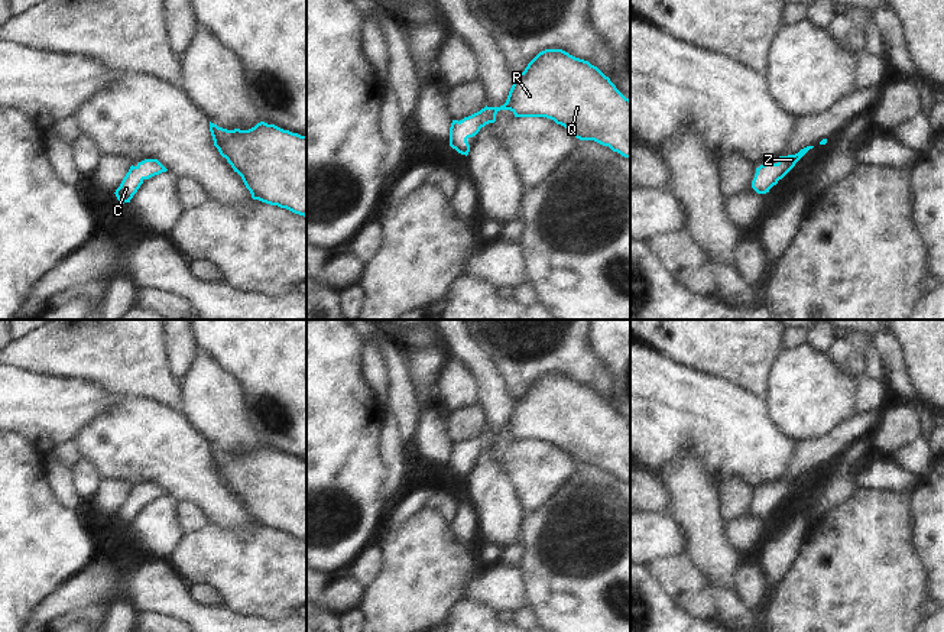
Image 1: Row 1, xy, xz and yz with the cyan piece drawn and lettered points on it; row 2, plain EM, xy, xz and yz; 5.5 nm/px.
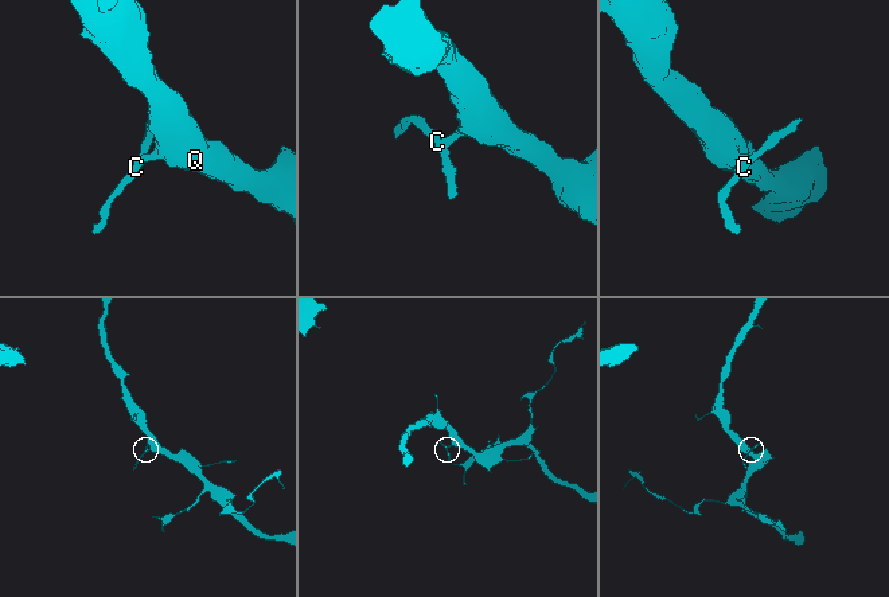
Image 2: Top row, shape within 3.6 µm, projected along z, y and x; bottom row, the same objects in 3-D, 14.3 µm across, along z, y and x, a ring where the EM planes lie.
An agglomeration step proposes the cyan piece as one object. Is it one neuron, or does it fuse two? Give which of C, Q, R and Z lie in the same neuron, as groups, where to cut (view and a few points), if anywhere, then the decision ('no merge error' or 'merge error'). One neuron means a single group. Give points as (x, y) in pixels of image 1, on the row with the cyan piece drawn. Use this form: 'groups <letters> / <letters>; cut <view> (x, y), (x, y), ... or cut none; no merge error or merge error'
groups C Q R Z; cut none; no merge error

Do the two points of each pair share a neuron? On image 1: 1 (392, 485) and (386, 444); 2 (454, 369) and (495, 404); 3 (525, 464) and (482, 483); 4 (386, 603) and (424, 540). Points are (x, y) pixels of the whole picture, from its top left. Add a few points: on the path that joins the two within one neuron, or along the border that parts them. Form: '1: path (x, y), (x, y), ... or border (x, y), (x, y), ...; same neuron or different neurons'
1: path (393, 475), (392, 454); same neuron
2: border (458, 360), (472, 373), (477, 385), (476, 402); different neurons
3: border (493, 447), (493, 459), (509, 479), (521, 504); different neurons
4: path (402, 587), (421, 569), (422, 556); same neuron

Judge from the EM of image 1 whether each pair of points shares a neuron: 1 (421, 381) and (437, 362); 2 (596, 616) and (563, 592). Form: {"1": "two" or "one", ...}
{"1": "one", "2": "one"}

